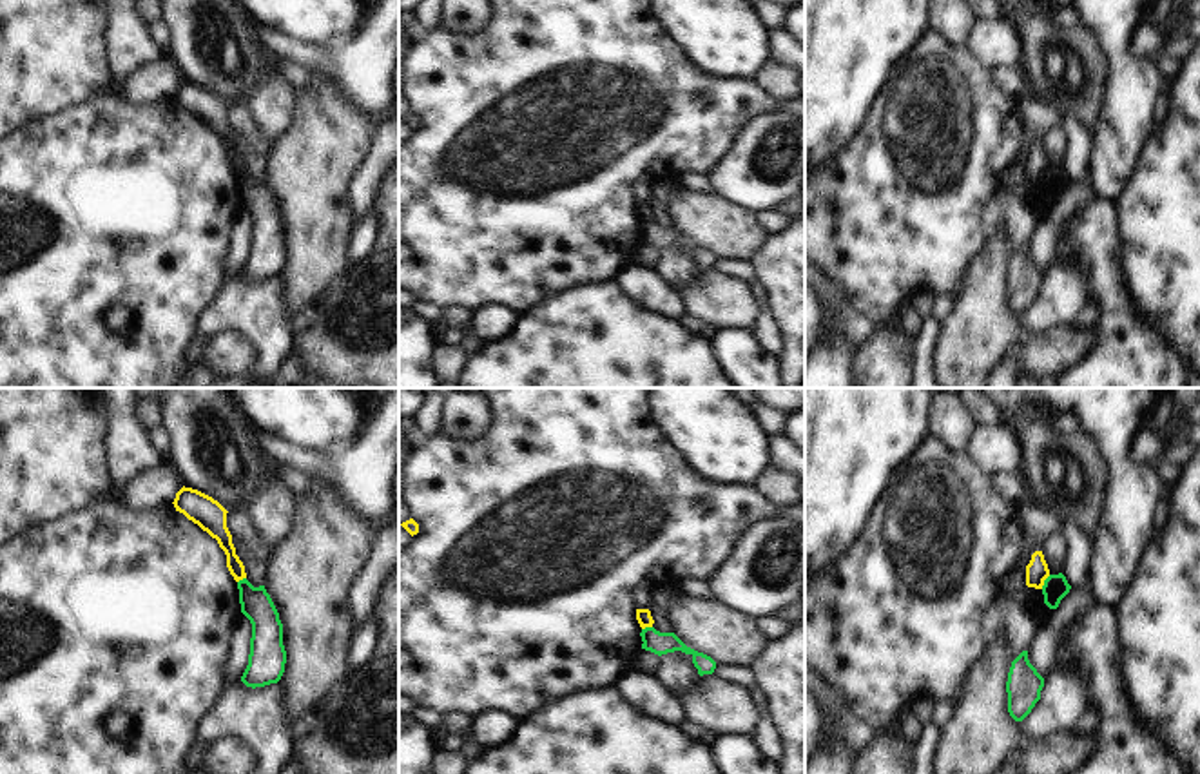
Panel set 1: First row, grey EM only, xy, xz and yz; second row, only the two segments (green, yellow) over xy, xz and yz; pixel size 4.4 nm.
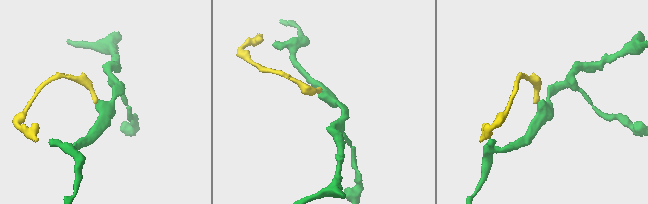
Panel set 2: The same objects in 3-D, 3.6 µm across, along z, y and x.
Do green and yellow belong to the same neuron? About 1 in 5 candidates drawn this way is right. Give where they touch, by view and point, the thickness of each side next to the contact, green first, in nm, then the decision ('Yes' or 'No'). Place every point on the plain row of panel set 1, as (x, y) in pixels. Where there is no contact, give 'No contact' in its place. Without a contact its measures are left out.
Touches green at yz (1045, 176). Thickness 110 nm (green) against 100 nm. No.

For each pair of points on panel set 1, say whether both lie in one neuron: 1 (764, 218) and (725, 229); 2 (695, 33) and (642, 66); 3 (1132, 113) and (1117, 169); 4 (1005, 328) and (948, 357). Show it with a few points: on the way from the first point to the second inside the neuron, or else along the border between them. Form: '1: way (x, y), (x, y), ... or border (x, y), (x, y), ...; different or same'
1: border (753, 214), (767, 234); different
2: border (655, 19), (707, 73); different
3: way (1124, 127), (1117, 140), (1117, 154); same
4: way (990, 330), (985, 330), (963, 352); same

